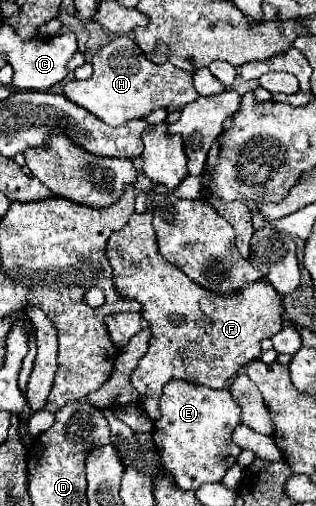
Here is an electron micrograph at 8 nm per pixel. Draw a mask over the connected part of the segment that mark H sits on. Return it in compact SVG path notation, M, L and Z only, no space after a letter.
M119 36L101 46L93 60L93 76L89 80L73 80L63 84L63 96L73 104L95 114L107 126L123 126L135 118L147 118L157 108L183 108L199 94L193 90L191 72L179 70L173 64L151 64L139 46L129 36Z

